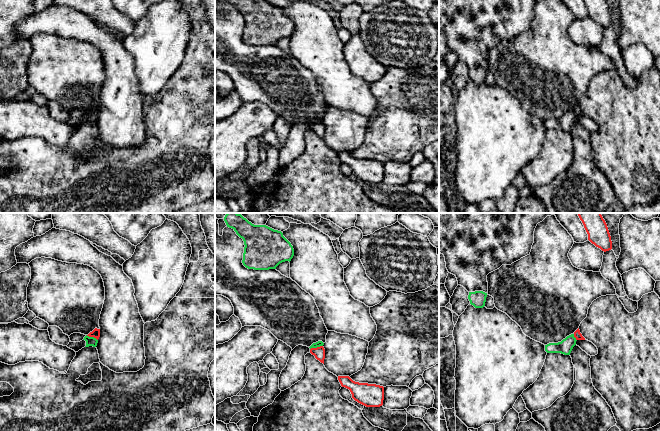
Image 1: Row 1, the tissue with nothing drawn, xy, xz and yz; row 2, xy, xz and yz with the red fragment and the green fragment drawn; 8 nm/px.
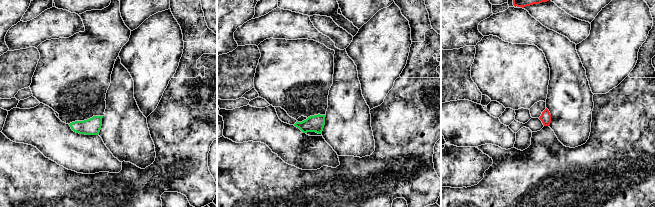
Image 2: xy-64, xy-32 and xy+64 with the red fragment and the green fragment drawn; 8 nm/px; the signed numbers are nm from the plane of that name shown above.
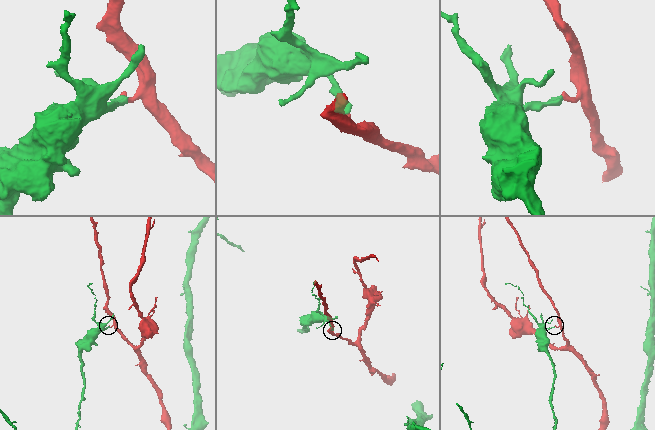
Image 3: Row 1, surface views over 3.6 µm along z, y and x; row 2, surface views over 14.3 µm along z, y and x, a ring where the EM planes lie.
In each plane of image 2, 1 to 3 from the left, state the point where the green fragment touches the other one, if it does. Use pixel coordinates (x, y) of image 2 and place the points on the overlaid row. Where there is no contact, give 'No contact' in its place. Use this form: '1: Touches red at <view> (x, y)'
1: No contact
2: No contact
3: No contact

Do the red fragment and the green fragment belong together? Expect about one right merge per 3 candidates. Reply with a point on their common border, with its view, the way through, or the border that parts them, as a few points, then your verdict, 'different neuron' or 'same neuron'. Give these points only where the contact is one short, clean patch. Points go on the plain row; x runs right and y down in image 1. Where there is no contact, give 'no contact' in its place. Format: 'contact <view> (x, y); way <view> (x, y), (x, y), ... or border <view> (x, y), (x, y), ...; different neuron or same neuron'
contact xz (316, 124); border xz (322, 121), (310, 125); different neuron

